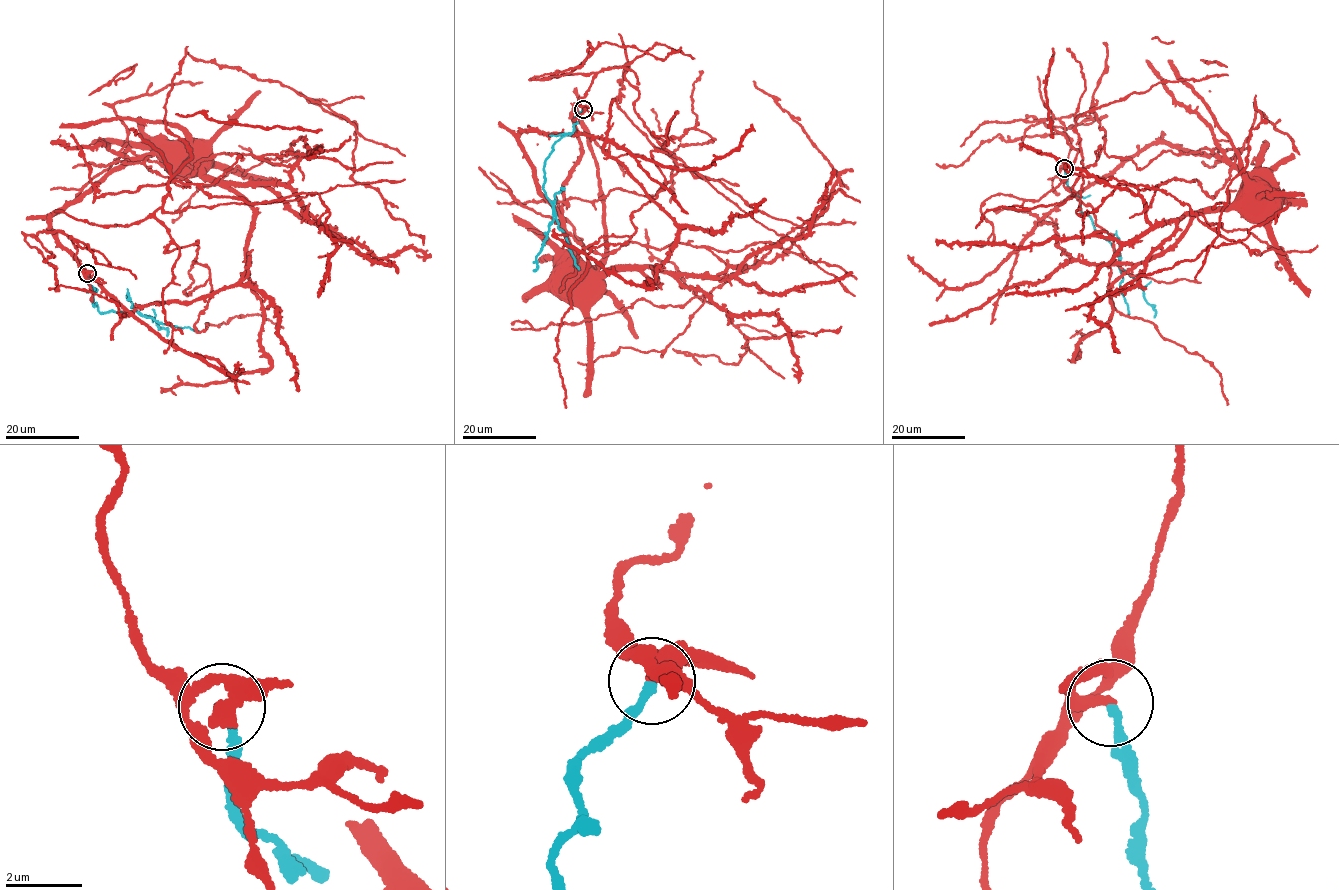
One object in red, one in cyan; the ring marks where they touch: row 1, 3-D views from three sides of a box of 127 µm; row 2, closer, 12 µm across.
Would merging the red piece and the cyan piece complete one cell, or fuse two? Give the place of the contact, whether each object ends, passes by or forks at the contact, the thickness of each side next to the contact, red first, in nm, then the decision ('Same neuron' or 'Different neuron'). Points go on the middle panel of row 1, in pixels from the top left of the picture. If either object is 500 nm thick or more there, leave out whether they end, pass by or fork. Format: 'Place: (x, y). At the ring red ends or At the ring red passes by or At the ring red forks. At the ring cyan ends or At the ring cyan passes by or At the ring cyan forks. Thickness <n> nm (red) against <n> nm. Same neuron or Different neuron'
Place: (583, 109). At the ring red passes by. At the ring cyan ends. Thickness 180 nm (red) against 190 nm. Different neuron

